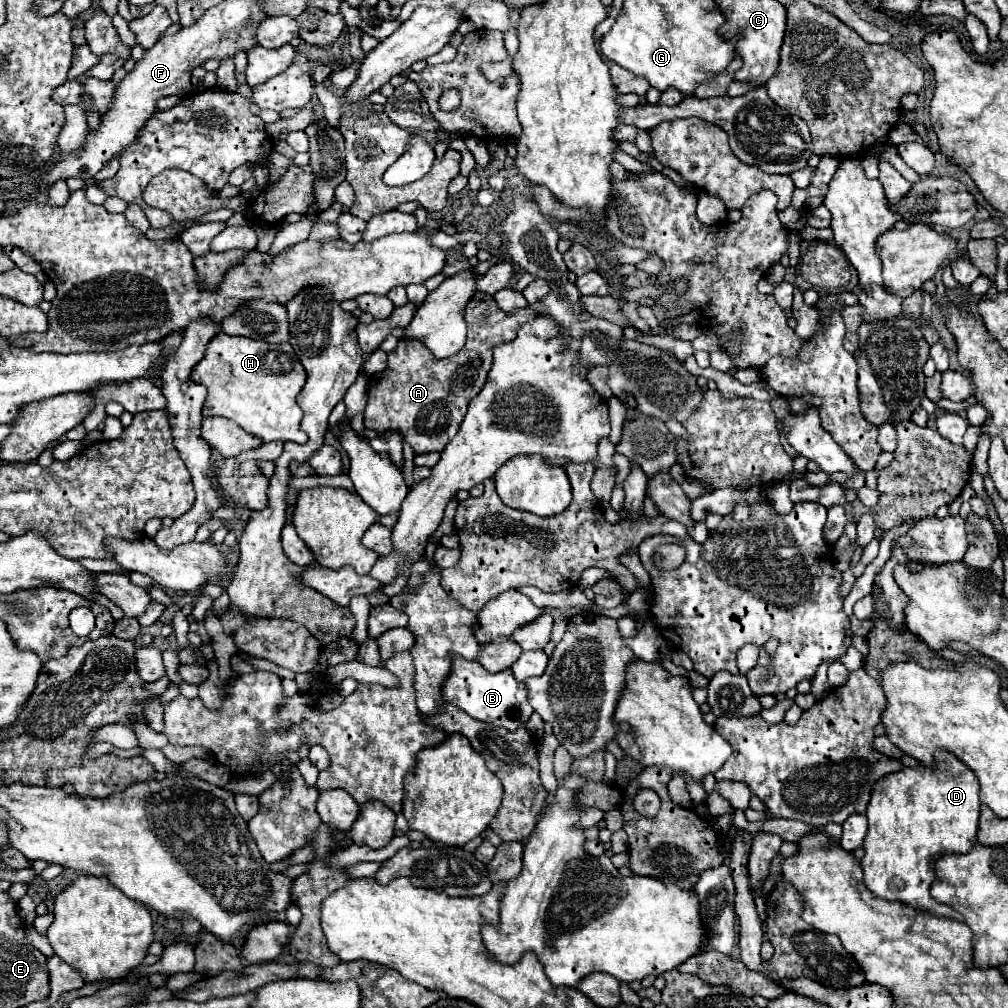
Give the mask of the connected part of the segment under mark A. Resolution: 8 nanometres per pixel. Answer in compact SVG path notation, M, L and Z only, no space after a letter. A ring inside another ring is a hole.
M478 292L466 306L468 338L462 352L448 358L436 358L420 342L400 338L398 346L388 354L388 366L368 378L368 404L364 412L364 426L374 432L398 430L416 454L442 452L446 444L456 436L466 416L468 402L482 390L488 370L492 366L492 350L516 338L518 328L530 322L536 312L526 306L512 312L504 312L496 306L494 298L486 292Z

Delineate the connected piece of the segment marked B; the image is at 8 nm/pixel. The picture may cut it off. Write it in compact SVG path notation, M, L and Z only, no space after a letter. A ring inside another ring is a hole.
M452 654L452 670L444 680L442 688L444 688L442 690L444 702L462 708L468 716L476 720L502 726L506 730L516 730L520 724L528 722L532 714L532 706L528 706L528 698L526 698L526 686L512 676L510 668L492 674L484 670L476 660L466 660Z

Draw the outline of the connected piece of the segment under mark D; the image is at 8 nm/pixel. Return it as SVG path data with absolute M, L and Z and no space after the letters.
M936 750L936 764L934 766L918 766L918 768L902 768L894 774L884 776L882 780L872 786L872 798L868 802L866 818L868 818L868 834L864 838L864 882L874 896L886 900L898 900L910 904L916 910L926 910L936 916L948 916L960 920L950 906L936 902L930 896L930 884L934 882L934 868L932 856L942 854L966 854L976 844L976 830L978 830L978 816L980 816L980 800L978 800L978 778L974 772L960 762L948 750Z

